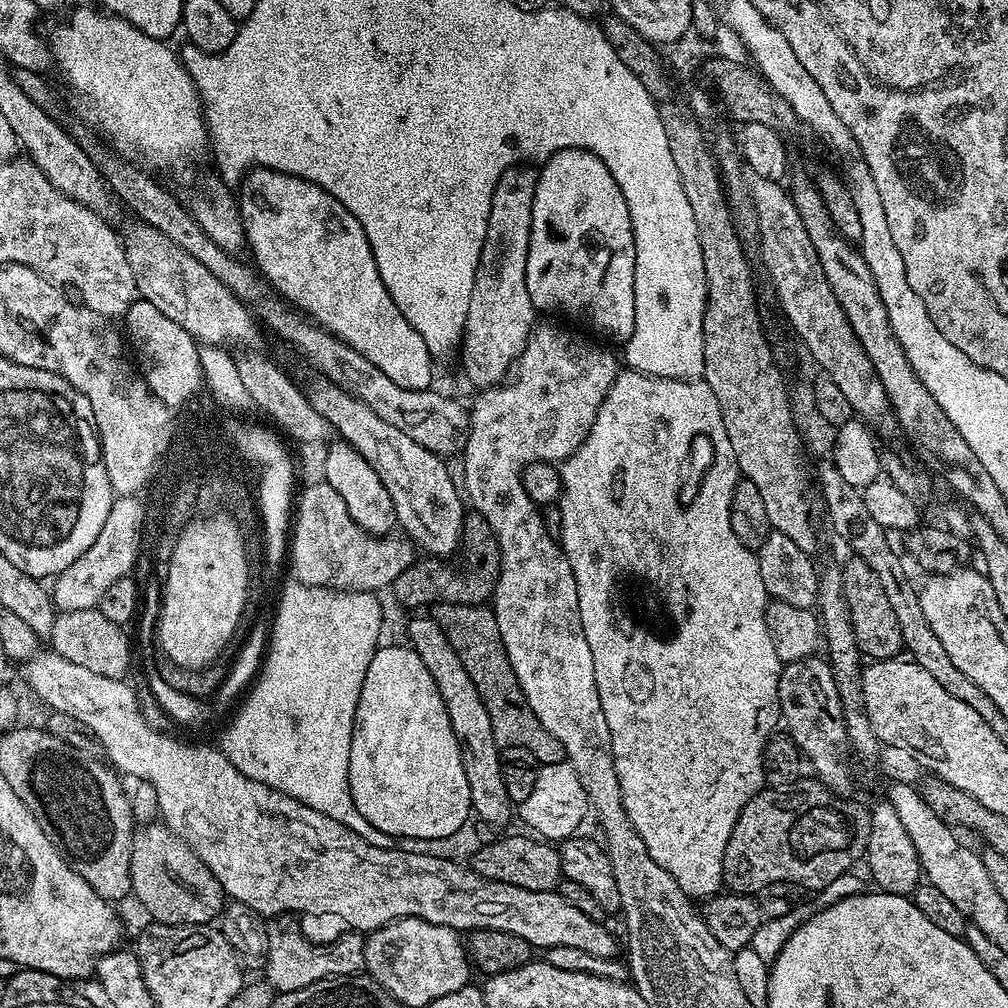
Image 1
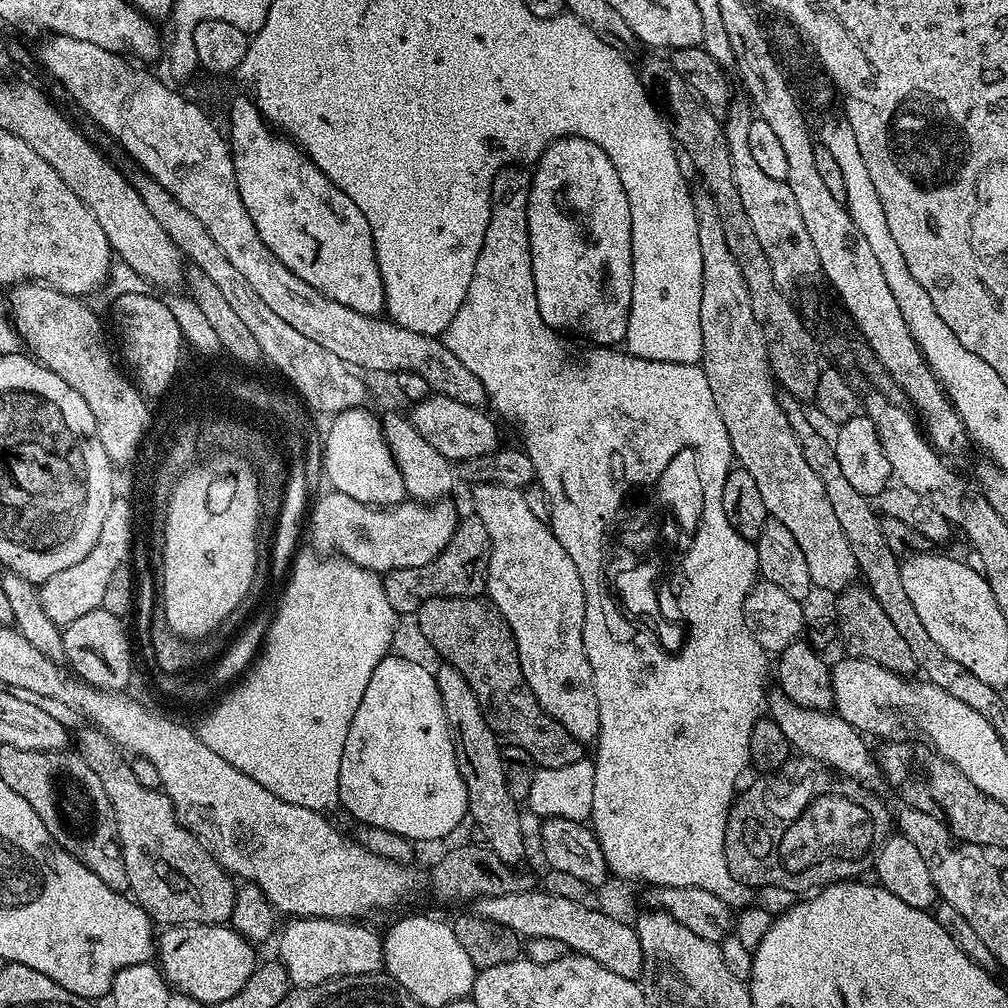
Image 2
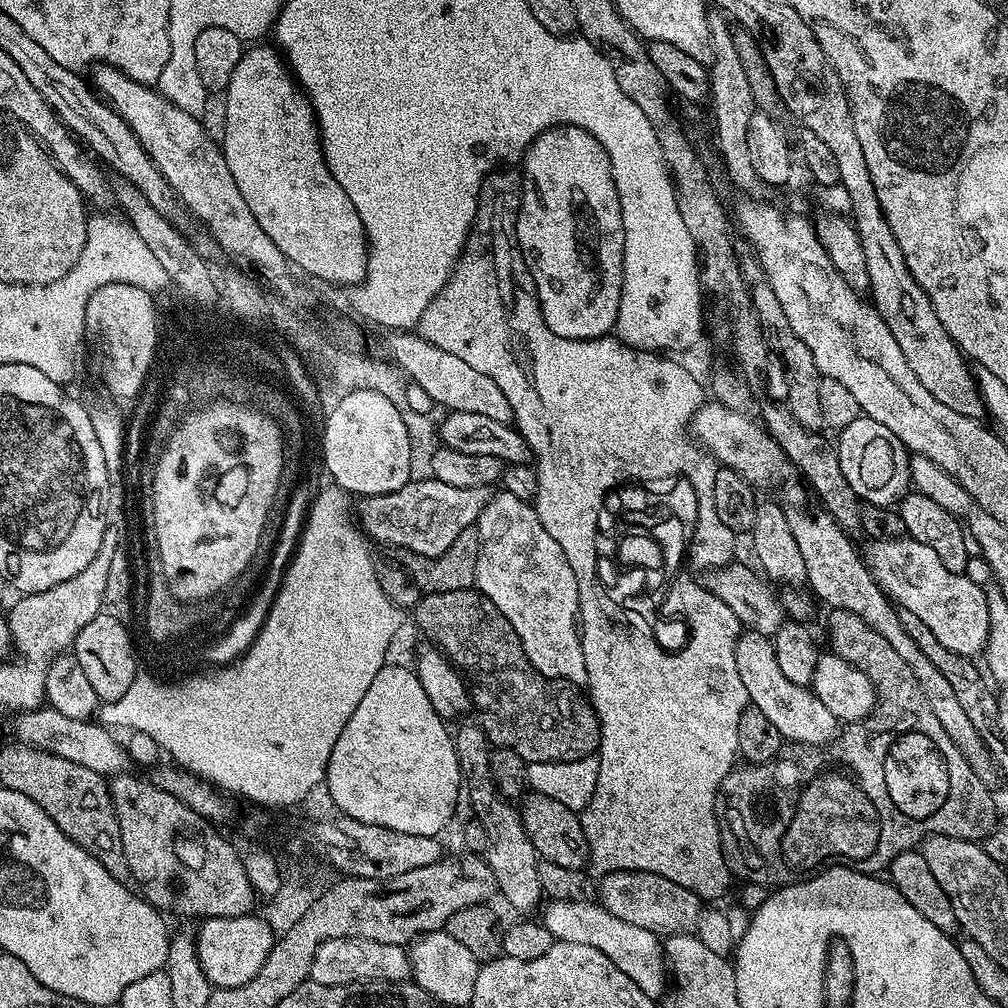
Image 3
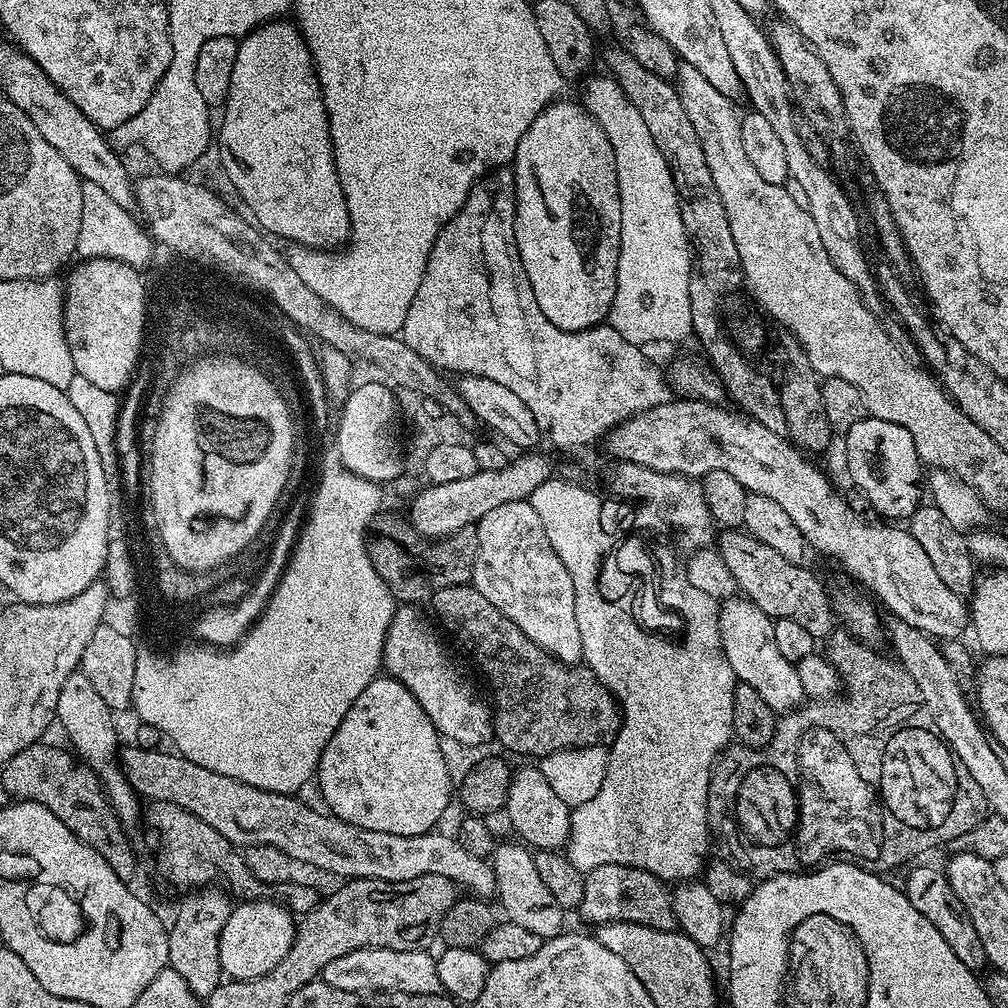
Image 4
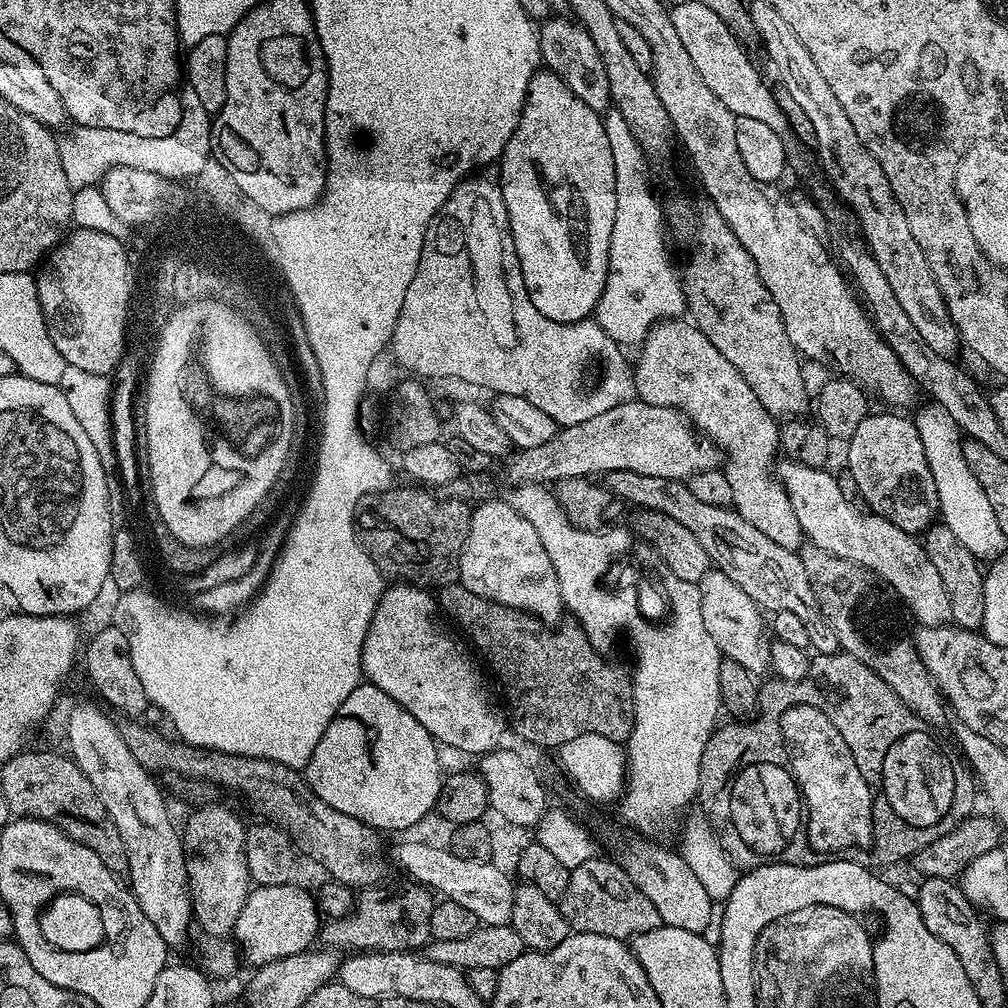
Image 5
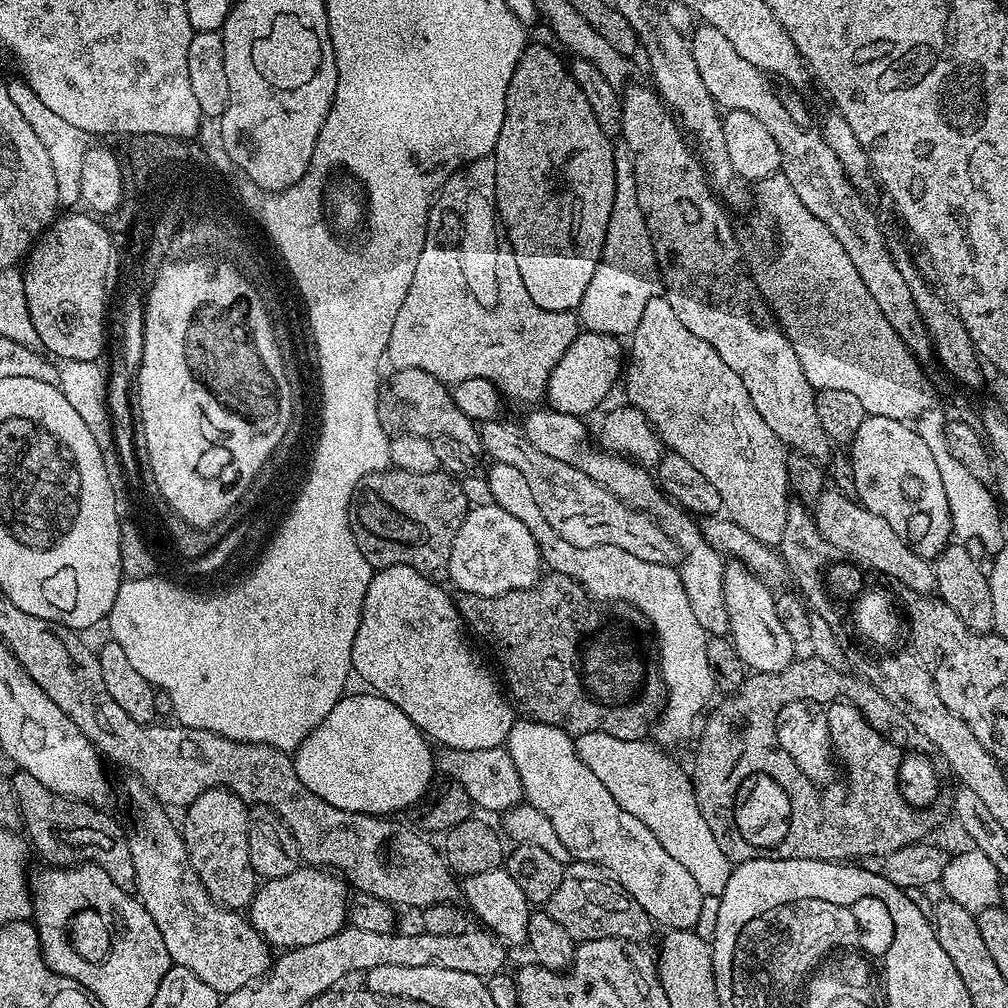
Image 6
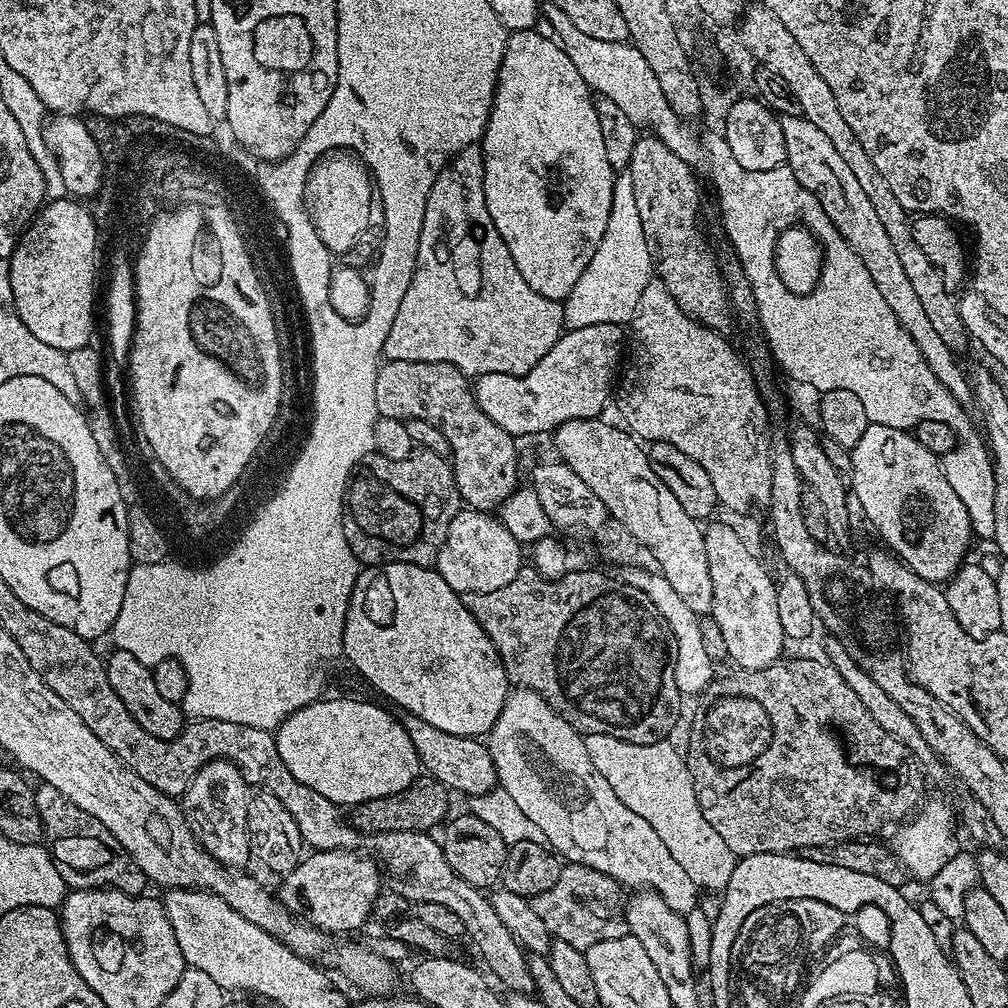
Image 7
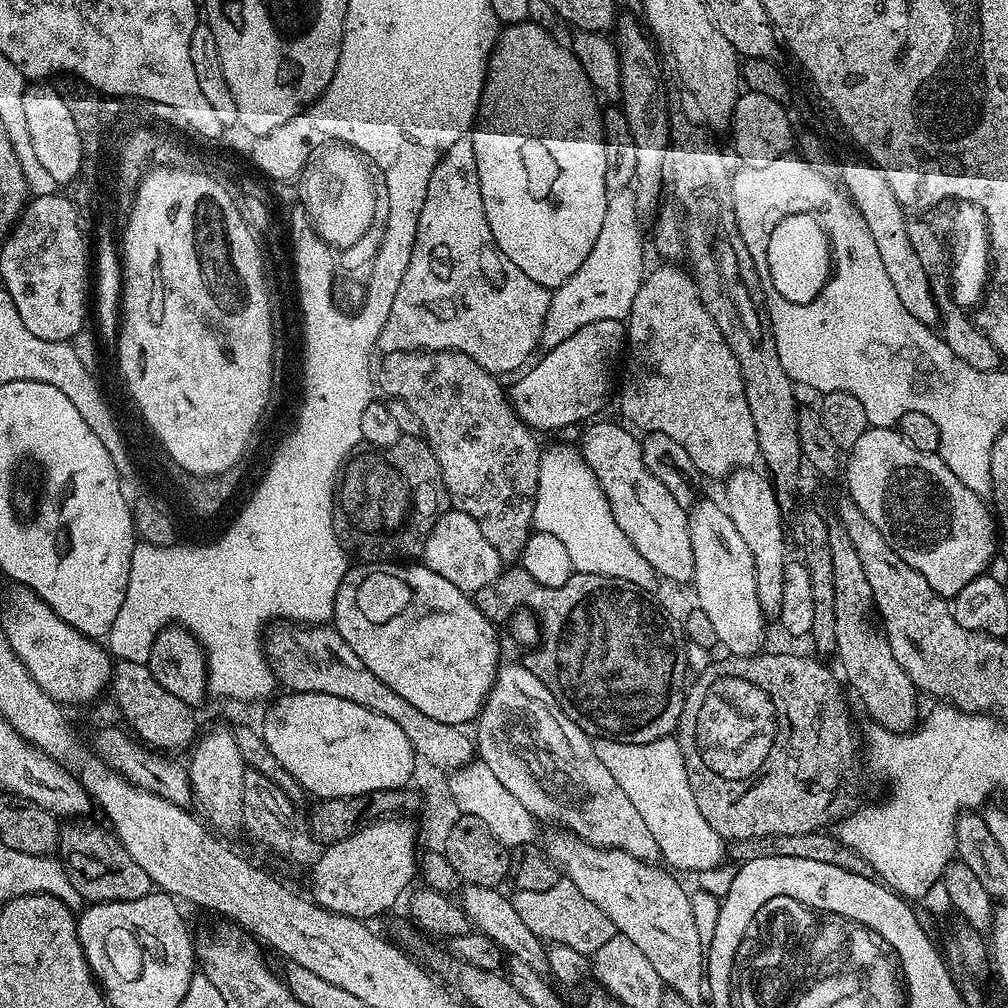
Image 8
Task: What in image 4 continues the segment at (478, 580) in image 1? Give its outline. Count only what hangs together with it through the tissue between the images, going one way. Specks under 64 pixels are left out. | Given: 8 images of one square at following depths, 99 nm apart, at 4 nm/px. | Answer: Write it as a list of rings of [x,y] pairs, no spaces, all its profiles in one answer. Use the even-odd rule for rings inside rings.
[[[403,519],[392,520],[385,532],[369,531],[366,536],[368,557],[374,570],[392,591],[397,602],[427,601],[435,592],[446,586],[458,586],[471,581],[474,558],[478,550],[475,531],[455,532],[453,536],[429,538],[421,536]]]

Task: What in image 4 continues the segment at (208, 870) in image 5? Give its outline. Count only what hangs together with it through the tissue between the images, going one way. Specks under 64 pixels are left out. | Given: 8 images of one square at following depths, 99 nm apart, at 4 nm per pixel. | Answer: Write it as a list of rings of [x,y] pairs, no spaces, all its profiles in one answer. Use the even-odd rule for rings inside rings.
[[[192,890],[180,904],[176,912],[176,925],[168,928],[168,967],[173,968],[182,978],[186,978],[186,986],[194,995],[207,998],[222,983],[220,959],[218,958],[218,942],[222,934],[222,926],[226,926],[226,918],[230,918],[234,907],[233,897],[223,890]]]

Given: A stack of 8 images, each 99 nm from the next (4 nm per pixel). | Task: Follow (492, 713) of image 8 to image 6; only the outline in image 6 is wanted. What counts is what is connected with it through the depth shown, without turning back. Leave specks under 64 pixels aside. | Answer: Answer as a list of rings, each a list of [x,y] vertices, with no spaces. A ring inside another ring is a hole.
[[[531,718],[520,719],[513,723],[506,747],[514,762],[514,770],[518,770],[524,800],[550,820],[554,834],[558,834],[558,842],[566,846],[569,857],[585,864],[596,864],[616,877],[626,894],[630,894],[630,898],[634,898],[634,902],[638,902],[638,906],[642,906],[642,910],[646,910],[646,914],[659,927],[661,924],[661,929],[695,929],[705,894],[698,882],[694,882],[694,877],[662,847],[662,842],[658,842],[658,838],[654,838],[646,826],[642,826],[642,822],[638,822],[638,818],[634,818],[634,814],[626,814],[626,810],[614,802],[610,790],[606,790],[606,786],[602,786],[602,782],[598,782],[598,778],[588,769],[586,762],[578,758],[573,737],[558,726],[543,724]]]

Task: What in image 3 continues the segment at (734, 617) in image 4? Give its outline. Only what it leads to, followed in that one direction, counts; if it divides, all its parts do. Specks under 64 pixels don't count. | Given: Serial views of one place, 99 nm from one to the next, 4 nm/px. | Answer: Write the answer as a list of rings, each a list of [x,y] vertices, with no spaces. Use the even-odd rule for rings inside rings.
[[[741,631],[734,650],[734,659],[742,683],[746,686],[751,707],[762,710],[766,719],[778,729],[780,736],[786,739],[794,736],[796,739],[819,741],[832,736],[833,730],[838,728],[838,724],[832,721],[834,714],[830,714],[830,710],[826,710],[826,706],[818,702],[811,687],[790,682],[790,678],[782,674],[769,637],[752,631]]]

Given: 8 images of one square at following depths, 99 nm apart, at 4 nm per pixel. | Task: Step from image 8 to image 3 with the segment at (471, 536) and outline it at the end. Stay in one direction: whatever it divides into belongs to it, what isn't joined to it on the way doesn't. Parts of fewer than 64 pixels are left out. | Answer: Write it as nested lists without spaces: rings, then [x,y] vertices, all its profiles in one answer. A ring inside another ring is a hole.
[[[503,490],[497,492],[497,496],[495,493],[489,499],[474,525],[480,532],[475,587],[486,598],[490,598],[490,602],[494,602],[498,610],[502,610],[510,626],[514,626],[522,642],[522,650],[534,670],[538,670],[549,680],[583,685],[586,681],[586,662],[582,658],[580,641],[578,578],[574,578],[574,570],[570,570],[570,562],[563,554],[562,546],[558,546],[558,542],[554,542],[549,531],[542,526],[535,507],[512,493]]]

